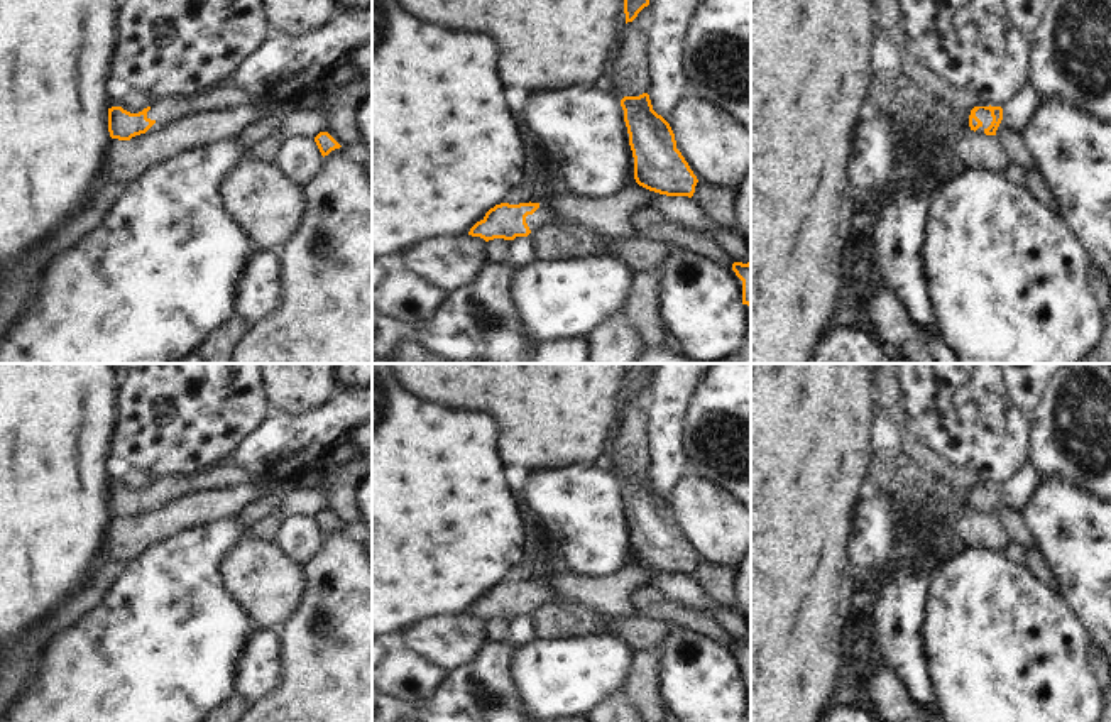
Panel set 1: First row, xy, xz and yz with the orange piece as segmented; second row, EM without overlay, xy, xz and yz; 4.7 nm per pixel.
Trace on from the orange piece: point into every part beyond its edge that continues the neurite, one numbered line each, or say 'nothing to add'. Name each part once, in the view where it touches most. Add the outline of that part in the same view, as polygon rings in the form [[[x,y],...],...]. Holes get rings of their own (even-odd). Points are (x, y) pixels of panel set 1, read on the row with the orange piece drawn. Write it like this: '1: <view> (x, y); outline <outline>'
1: yz (985, 115); outline [[[979,108],[976,112],[976,117],[982,122],[982,125],[976,130],[979,134],[984,134],[984,130],[991,125],[993,122],[993,117],[991,117],[991,112],[989,110],[984,110],[984,108]]]

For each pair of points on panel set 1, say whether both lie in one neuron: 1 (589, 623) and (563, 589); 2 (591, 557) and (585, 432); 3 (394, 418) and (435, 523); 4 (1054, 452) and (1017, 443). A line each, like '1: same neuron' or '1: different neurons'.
1: different neurons
2: different neurons
3: same neuron
4: different neurons

